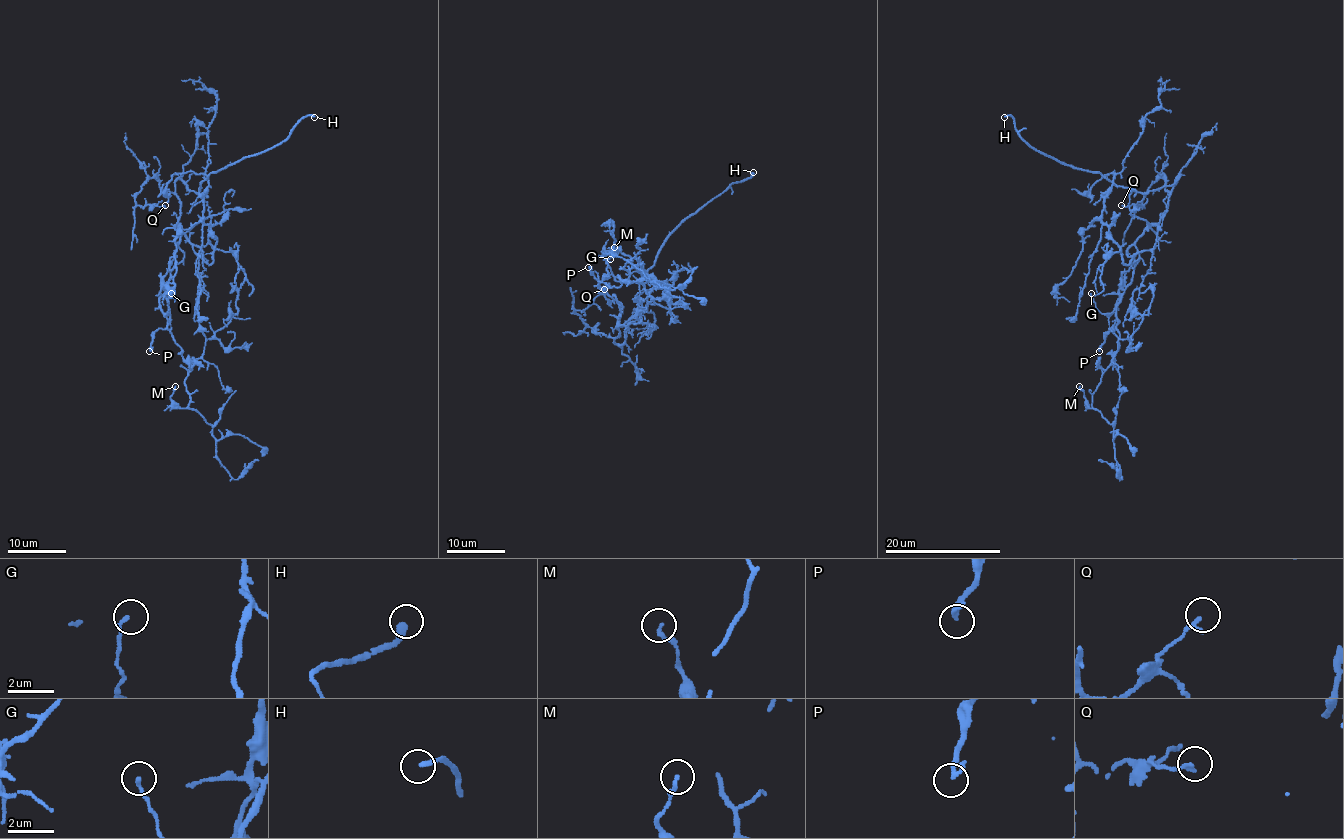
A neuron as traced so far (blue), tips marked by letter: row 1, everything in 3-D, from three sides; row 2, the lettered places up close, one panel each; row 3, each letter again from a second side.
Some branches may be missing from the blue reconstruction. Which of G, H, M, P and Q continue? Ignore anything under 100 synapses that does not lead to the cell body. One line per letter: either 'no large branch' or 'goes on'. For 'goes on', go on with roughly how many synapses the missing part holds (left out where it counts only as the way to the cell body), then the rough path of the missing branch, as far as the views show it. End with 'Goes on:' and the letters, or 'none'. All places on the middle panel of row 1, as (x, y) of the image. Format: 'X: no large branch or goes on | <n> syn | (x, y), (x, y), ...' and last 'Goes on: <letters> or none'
G: no large branch
H: goes on | (753, 172), (726, 160), (698, 161), (684, 175), (678, 172)
M: no large branch
P: goes on | 120 syn | (588, 267), (575, 263), (581, 259), (546, 260), (533, 254), (530, 259), (523, 254), (517, 256)
Q: no large branch
Goes on: H, P

